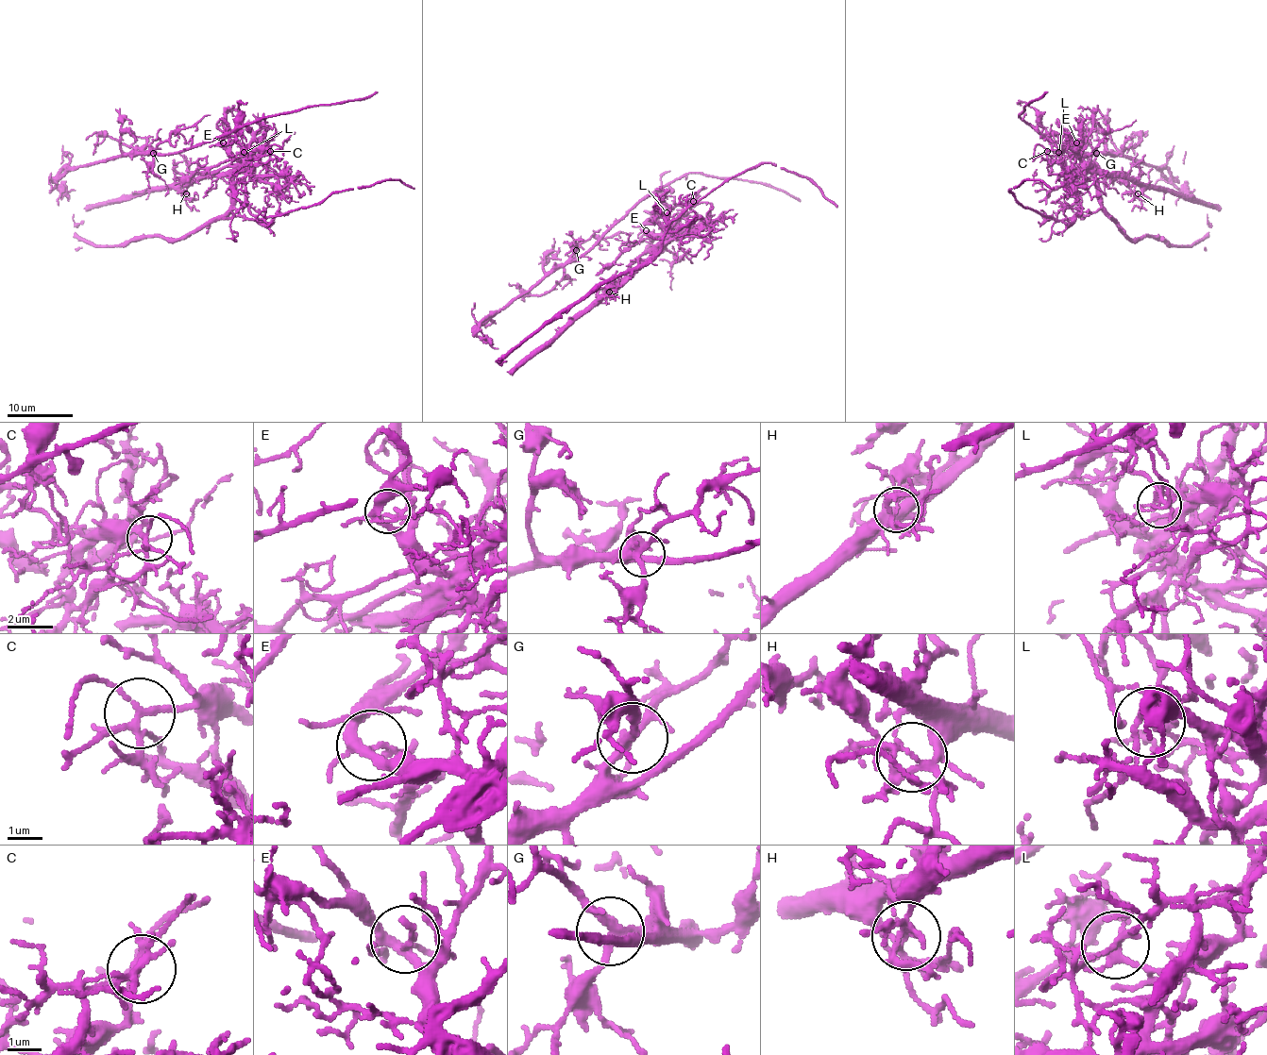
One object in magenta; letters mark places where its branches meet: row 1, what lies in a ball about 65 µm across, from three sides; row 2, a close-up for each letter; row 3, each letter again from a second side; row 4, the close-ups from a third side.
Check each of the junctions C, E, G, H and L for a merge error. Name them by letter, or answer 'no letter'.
H, L

